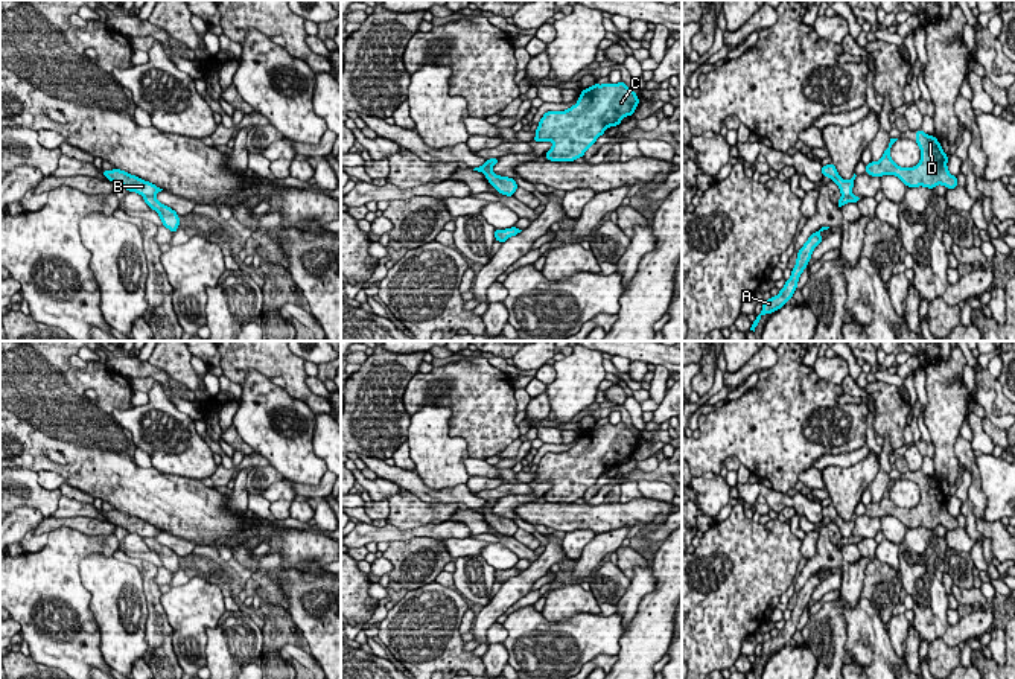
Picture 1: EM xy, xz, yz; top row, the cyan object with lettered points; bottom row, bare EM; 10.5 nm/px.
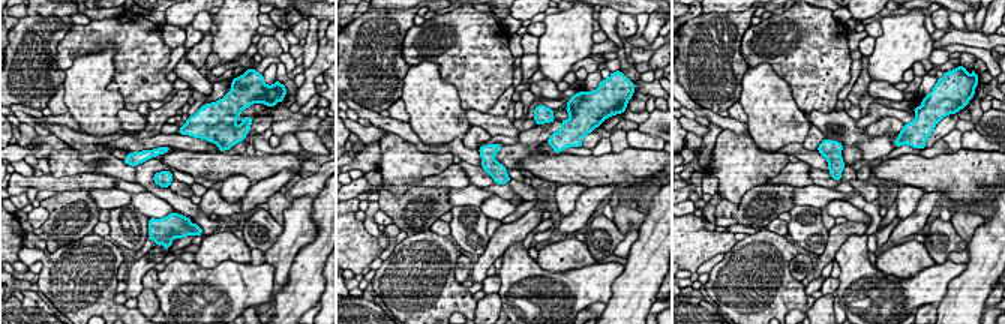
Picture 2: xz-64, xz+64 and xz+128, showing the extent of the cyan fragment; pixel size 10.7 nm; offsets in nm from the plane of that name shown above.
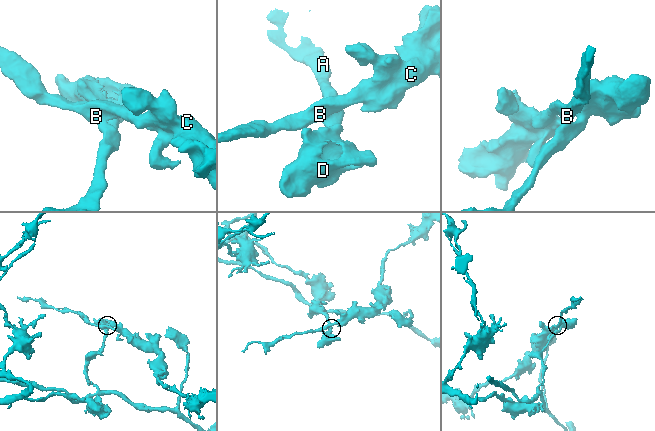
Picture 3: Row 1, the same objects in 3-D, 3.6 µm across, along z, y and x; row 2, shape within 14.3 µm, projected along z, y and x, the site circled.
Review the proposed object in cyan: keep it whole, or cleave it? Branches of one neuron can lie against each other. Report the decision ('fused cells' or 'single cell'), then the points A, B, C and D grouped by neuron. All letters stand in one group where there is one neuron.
fused cells; A D / B C

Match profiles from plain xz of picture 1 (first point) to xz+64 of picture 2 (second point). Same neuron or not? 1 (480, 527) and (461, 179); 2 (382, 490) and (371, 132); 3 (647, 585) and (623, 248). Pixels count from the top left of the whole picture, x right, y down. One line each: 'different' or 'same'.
1: different
2: same
3: same

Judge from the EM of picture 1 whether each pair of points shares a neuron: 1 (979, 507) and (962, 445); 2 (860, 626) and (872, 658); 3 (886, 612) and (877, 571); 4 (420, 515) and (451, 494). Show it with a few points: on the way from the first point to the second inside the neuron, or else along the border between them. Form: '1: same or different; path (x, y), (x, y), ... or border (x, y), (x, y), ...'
1: same; path (976, 492), (976, 475), (968, 460)
2: same; path (866, 634), (872, 650)
3: same; path (884, 602), (883, 582)
4: different; border (404, 489), (425, 501), (457, 504)

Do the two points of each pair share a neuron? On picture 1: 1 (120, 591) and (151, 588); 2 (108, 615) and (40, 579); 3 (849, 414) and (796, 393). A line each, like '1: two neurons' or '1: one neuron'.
1: two neurons
2: two neurons
3: one neuron

